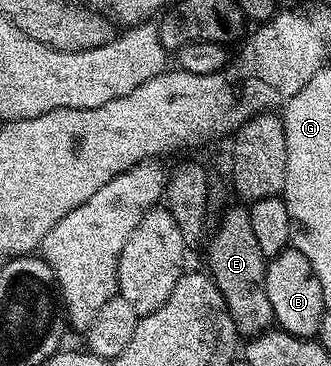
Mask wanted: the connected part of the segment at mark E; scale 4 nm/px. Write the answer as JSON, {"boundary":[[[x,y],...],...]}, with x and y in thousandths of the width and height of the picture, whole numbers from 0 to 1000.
{"boundary":[[[710,555],[701,571],[677,577],[674,596],[662,604],[662,628],[644,642],[634,639],[622,680],[622,732],[680,817],[713,913],[725,923],[755,926],[807,907],[831,874],[813,806],[801,795],[810,705],[795,699],[789,675],[776,675],[776,650],[764,645],[764,609],[752,609],[752,579],[731,557]]]}

